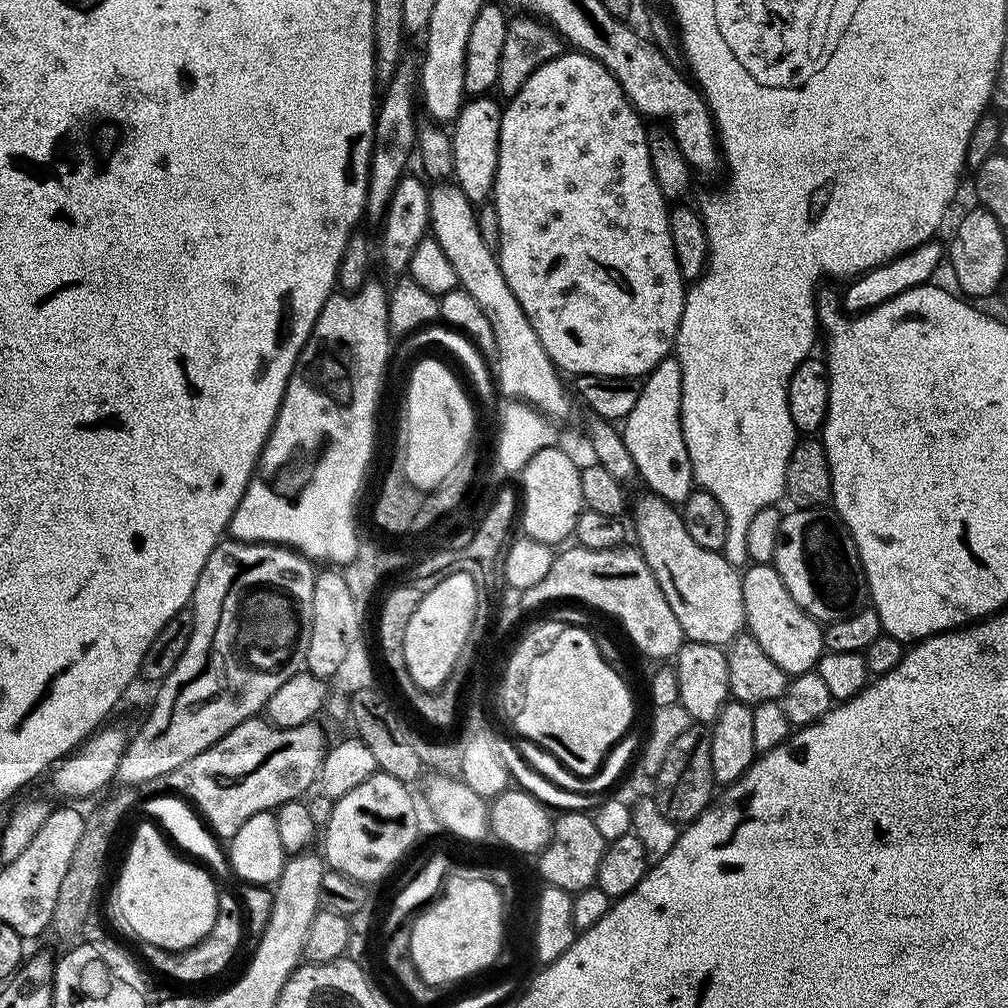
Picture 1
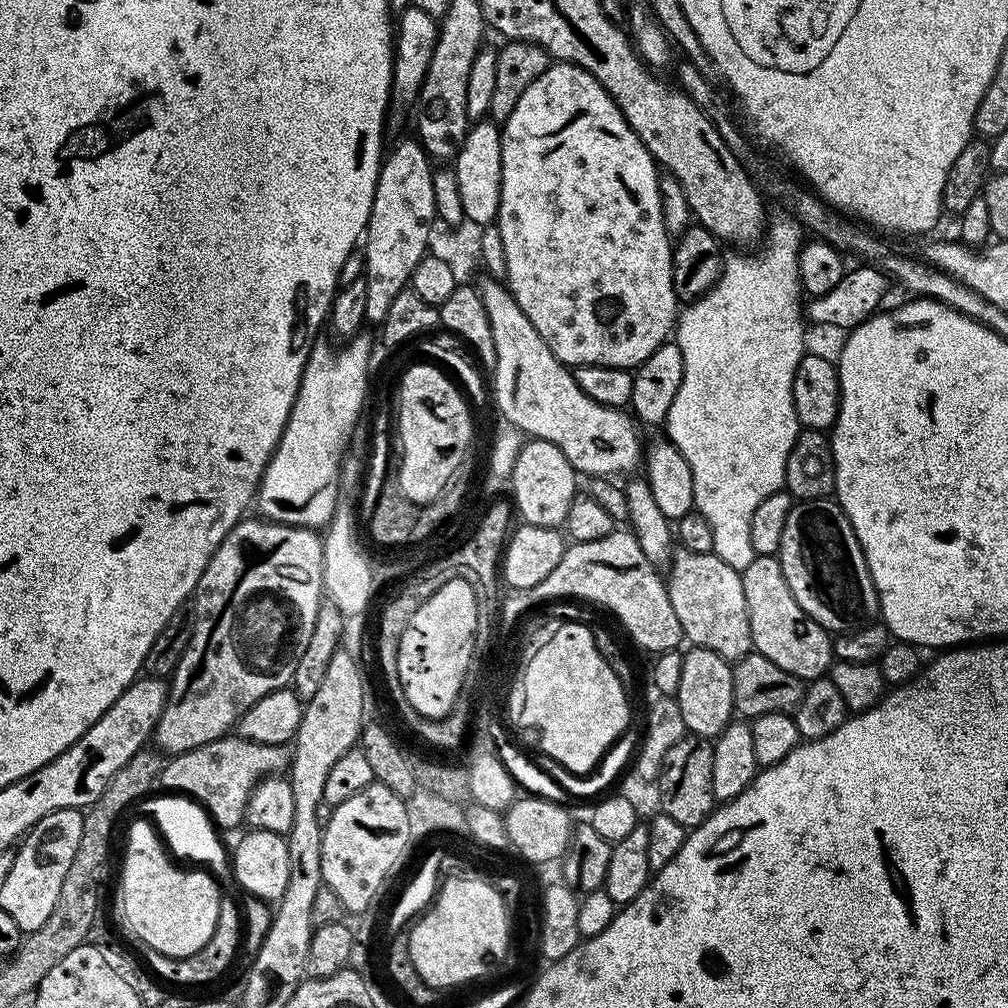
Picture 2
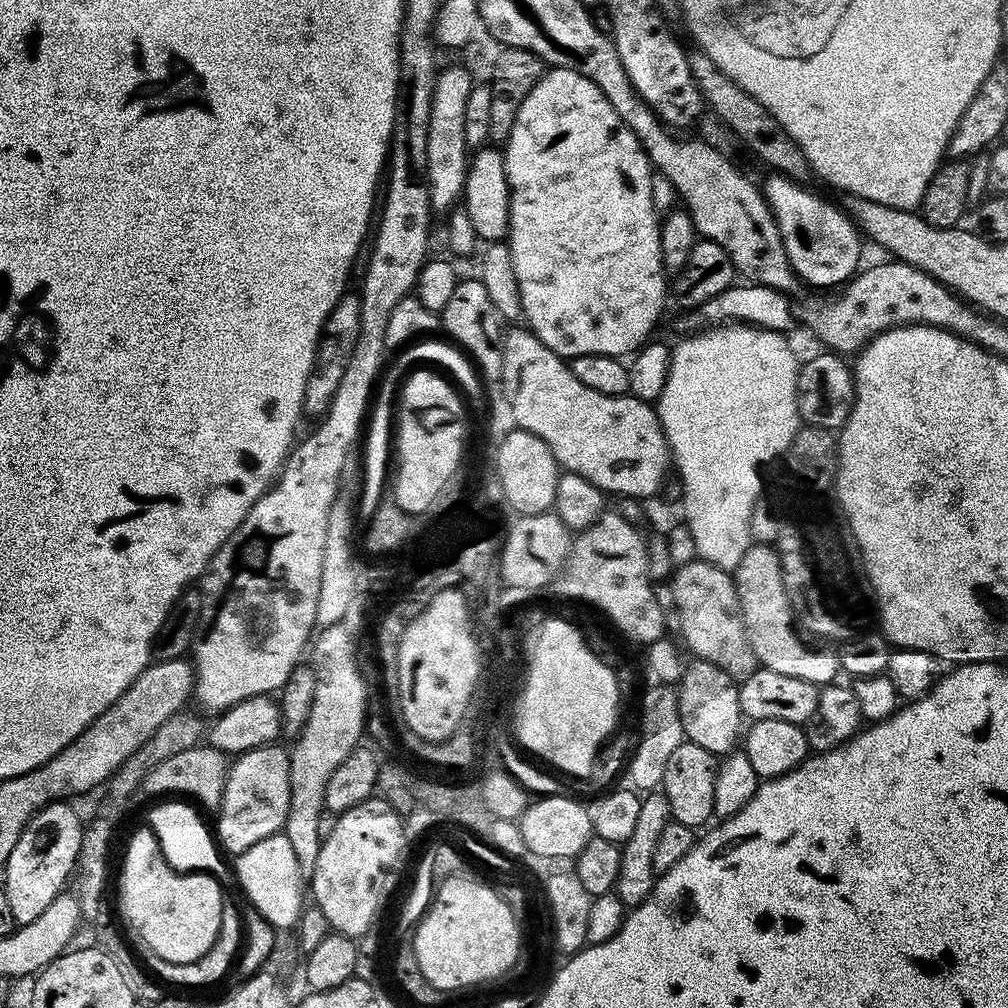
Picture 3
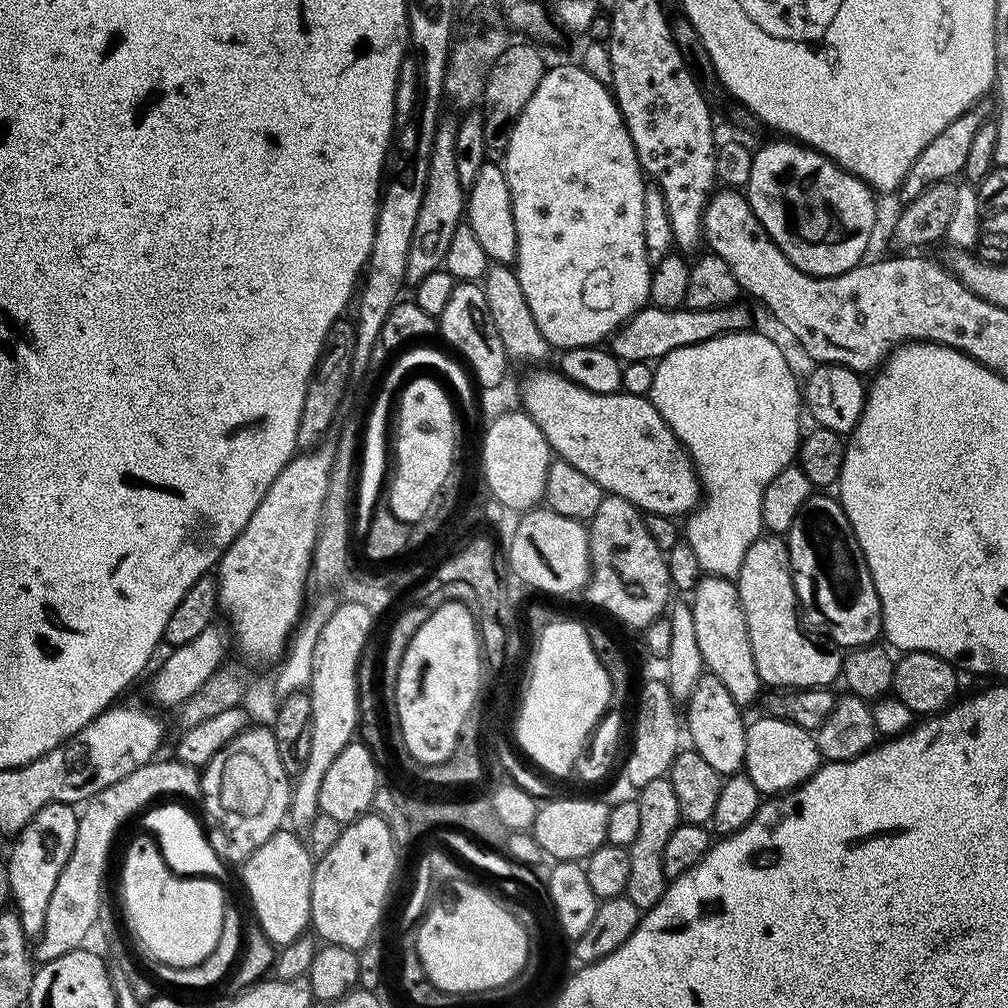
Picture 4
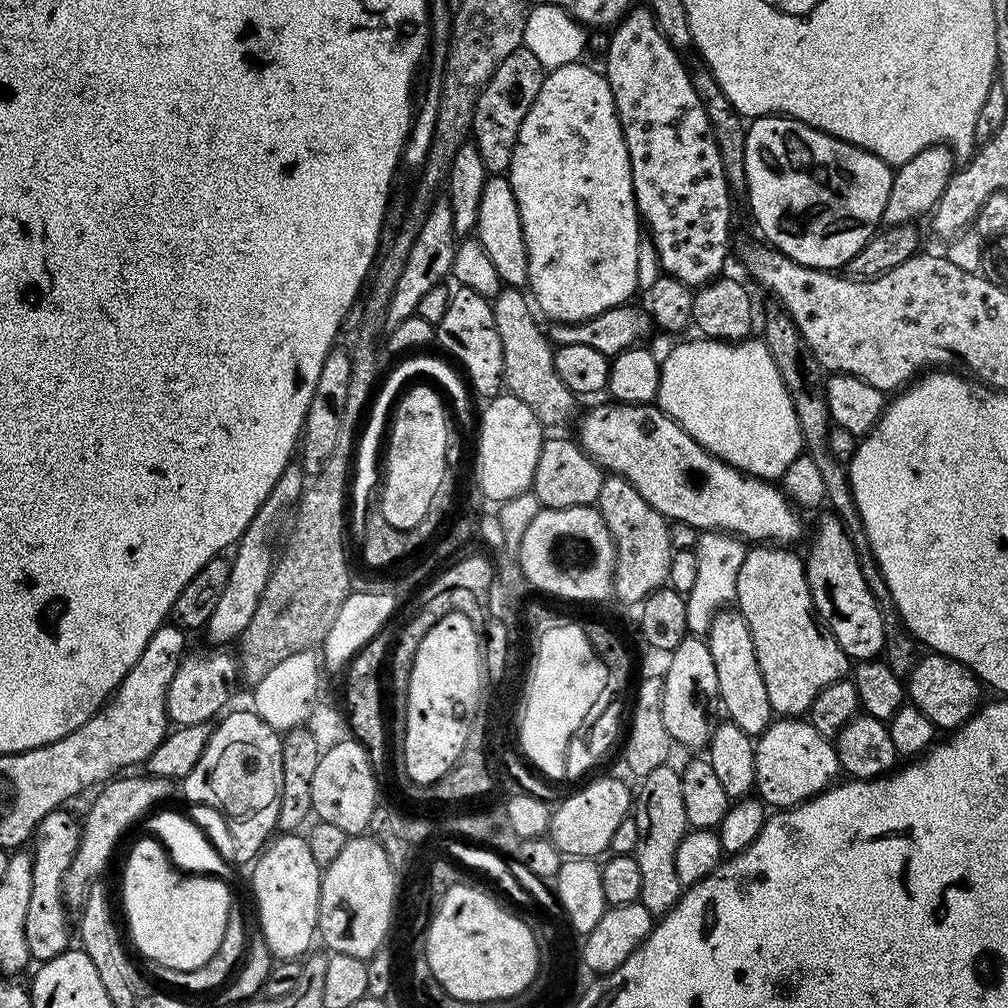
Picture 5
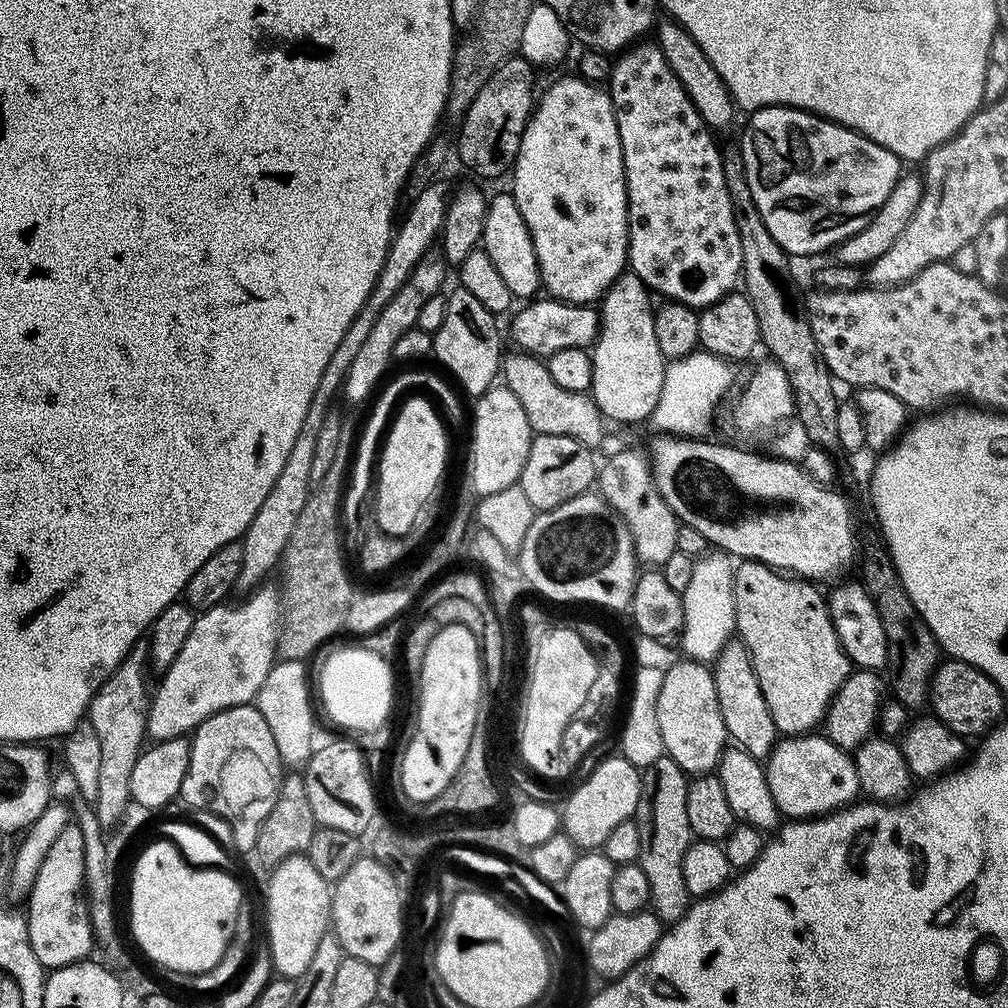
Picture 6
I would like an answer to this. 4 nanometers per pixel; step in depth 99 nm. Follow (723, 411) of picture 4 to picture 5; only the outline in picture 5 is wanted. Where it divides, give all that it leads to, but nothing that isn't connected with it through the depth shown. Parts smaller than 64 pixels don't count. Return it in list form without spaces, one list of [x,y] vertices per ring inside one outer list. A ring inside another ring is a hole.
[[[695,338],[689,344],[680,344],[677,348],[672,348],[668,352],[668,357],[663,357],[660,365],[660,385],[656,391],[656,400],[659,408],[669,416],[690,438],[694,438],[710,454],[714,454],[719,460],[724,460],[731,468],[750,476],[755,476],[758,480],[767,480],[769,482],[779,481],[784,475],[786,466],[794,462],[802,454],[804,439],[798,426],[798,414],[794,414],[794,402],[790,402],[790,394],[782,382],[782,374],[778,374],[778,366],[774,366],[774,358],[770,354],[768,347],[764,345],[763,339],[749,338],[746,340],[737,340],[729,342],[727,340],[709,340],[707,338]],[[704,530],[697,535],[694,551],[698,558],[698,579],[694,581],[694,590],[686,593],[686,618],[689,633],[704,634],[717,612],[735,601],[738,570],[742,566],[742,558],[746,558],[748,548],[743,539],[729,533]]]

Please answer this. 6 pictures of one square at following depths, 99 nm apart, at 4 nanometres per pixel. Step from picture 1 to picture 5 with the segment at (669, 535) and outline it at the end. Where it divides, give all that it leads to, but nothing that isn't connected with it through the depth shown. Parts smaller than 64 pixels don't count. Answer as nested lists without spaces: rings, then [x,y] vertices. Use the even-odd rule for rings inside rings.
[[[725,607],[710,622],[706,641],[717,675],[718,700],[724,703],[724,712],[728,715],[725,717],[738,725],[747,736],[761,736],[772,723],[774,713],[770,697],[766,694],[766,682],[762,682],[754,638],[750,634],[750,626],[746,626],[746,618],[742,618],[735,607]]]

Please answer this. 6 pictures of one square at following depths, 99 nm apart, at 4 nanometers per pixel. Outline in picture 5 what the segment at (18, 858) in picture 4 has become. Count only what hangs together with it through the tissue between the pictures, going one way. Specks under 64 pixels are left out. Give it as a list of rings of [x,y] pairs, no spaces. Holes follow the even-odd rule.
[[[57,810],[46,814],[34,833],[32,854],[32,885],[30,886],[30,907],[26,910],[26,946],[33,961],[43,962],[58,958],[58,954],[69,951],[68,915],[64,903],[64,879],[80,845],[81,821],[76,820],[68,810]]]

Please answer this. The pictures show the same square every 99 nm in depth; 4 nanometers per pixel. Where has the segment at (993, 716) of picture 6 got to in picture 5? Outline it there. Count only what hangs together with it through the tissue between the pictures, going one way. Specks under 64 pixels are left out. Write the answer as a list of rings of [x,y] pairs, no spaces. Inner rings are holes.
[[[929,651],[917,659],[906,677],[906,696],[938,730],[955,730],[965,724],[981,707],[982,682],[962,662],[937,652]],[[928,655],[928,656],[924,656]],[[948,728],[948,729],[944,729]]]

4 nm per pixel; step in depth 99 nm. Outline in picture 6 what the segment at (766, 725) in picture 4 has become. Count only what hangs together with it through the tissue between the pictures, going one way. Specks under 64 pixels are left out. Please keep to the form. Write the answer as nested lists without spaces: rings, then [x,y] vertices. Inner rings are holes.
[[[823,734],[777,739],[768,755],[764,773],[774,806],[778,806],[781,817],[789,821],[826,816],[830,812],[837,812],[839,808],[848,807],[861,795],[855,759],[834,746],[834,742],[830,742]]]

